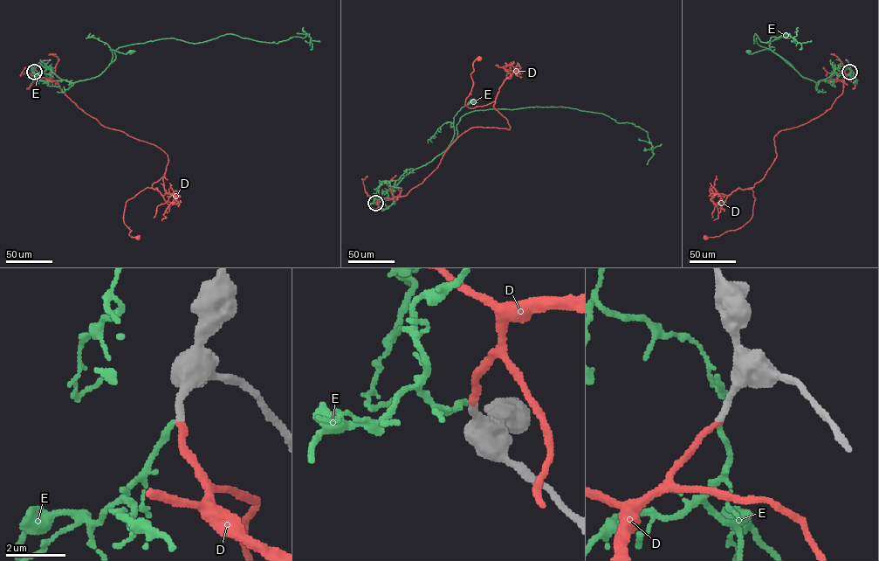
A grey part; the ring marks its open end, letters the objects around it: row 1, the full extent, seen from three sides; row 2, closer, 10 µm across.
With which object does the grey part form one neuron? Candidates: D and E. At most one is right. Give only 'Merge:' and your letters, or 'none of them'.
Merge: D

